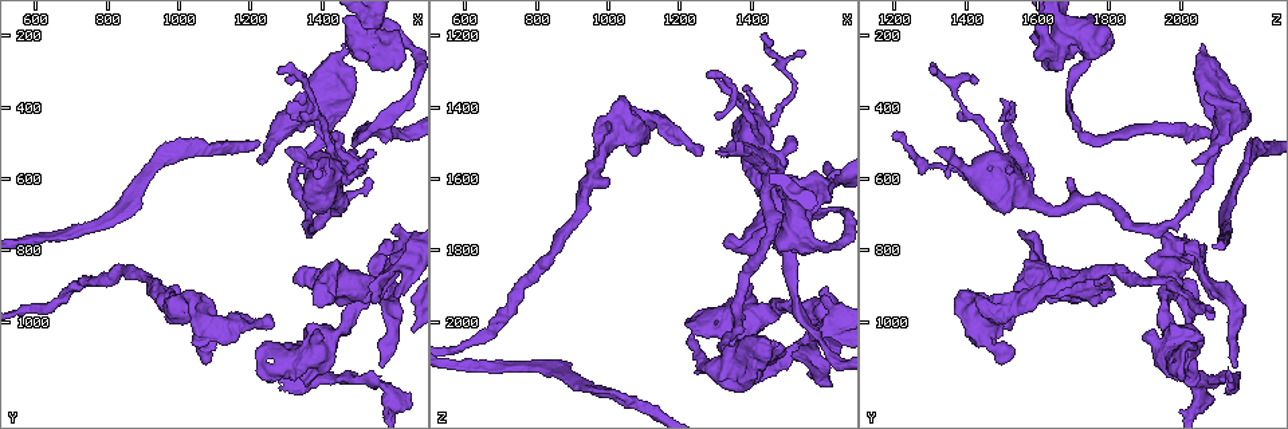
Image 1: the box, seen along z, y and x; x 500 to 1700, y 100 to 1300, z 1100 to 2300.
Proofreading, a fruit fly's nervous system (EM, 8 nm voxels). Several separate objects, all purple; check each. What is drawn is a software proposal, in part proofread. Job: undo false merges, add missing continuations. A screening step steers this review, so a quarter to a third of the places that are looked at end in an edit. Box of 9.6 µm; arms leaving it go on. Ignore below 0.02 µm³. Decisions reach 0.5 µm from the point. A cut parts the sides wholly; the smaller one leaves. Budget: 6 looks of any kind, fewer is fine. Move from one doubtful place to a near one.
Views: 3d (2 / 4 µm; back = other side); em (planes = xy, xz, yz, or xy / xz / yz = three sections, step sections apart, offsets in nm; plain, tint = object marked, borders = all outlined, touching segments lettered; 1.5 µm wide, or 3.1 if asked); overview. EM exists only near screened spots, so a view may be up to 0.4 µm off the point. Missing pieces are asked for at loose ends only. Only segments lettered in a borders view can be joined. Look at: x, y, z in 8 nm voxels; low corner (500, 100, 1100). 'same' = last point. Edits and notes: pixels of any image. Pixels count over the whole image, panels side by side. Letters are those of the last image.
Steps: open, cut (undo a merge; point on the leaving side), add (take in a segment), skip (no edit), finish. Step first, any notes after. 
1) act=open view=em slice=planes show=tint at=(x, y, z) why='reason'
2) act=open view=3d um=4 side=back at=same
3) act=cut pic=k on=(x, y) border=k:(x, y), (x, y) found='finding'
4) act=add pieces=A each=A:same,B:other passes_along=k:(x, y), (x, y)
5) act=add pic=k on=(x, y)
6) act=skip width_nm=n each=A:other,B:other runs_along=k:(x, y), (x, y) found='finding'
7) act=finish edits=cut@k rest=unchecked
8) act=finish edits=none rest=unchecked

act=open view=em slice=planes show=tint at=(670, 930, 2020) why='a narrow waist'

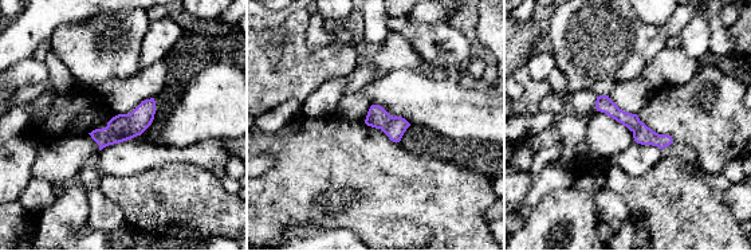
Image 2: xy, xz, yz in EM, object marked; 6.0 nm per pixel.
act=open view=em slice=planes show=borders at=same

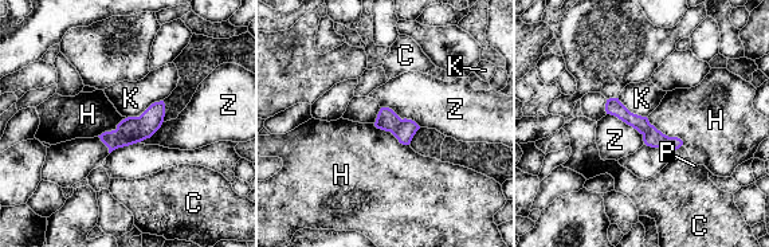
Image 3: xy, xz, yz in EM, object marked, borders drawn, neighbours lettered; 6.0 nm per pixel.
act=skip width_nm=120 longest_contact=Z:300nm each=C:other,H:other,K:other,P:other,Z:other found='continuous, no second neuron'

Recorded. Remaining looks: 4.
act=open view=3d um=4 side=back at=(1450, 220, 2060) why='an open end'

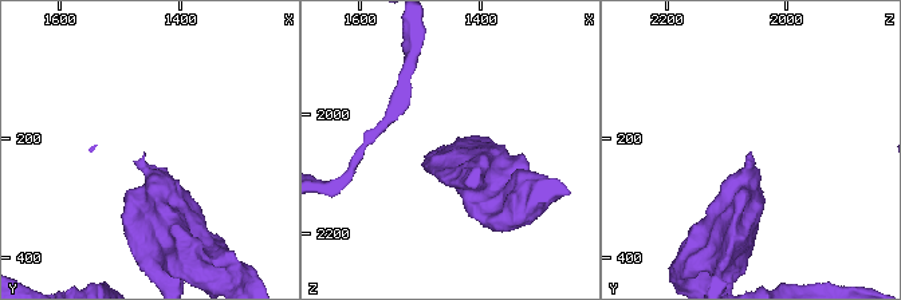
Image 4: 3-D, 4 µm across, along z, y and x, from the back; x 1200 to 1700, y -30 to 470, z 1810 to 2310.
act=open view=em slice=planes show=borders at=(1460, 235, 2065) why='shape alone is not enough'

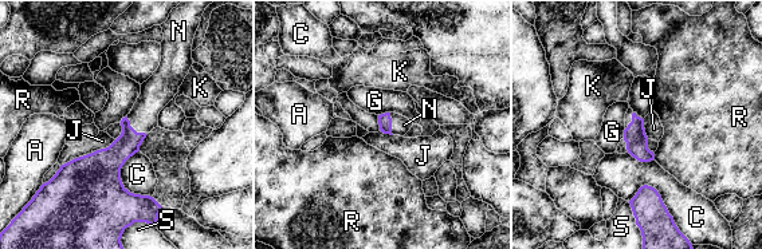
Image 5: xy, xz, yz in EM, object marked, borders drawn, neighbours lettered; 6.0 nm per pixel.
act=add pieces=N each=A:other,C:other,G:other,J:other,K:other,N:same,R:other,S:other passes_along=5:(109, 161), (133, 129), (156, 94) found='the neuron continues'

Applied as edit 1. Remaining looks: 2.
act=open view=overview why='see it whole again'

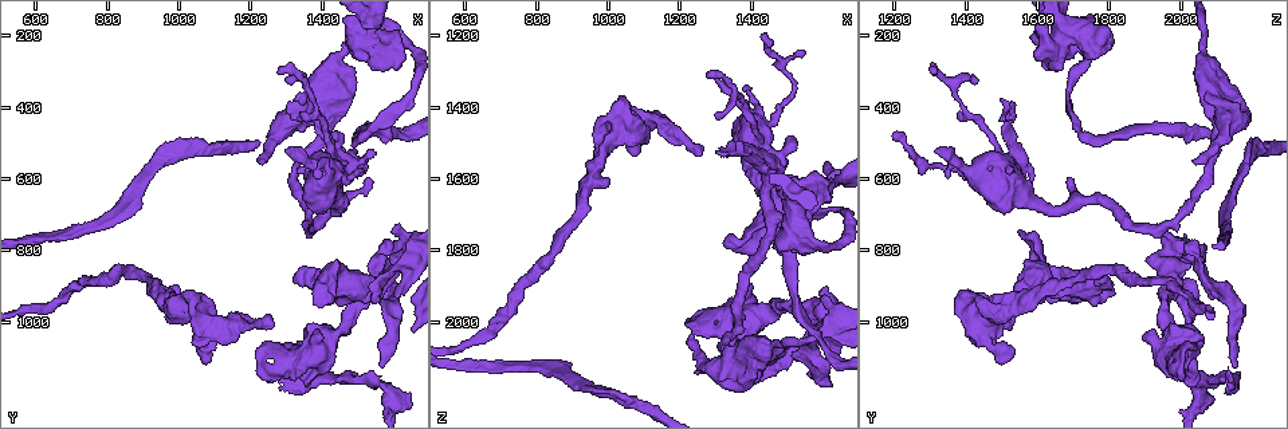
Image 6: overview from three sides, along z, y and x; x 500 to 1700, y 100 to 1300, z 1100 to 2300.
act=open view=em slice=planes show=borders at=(1380, 950, 1550) why='an open end'

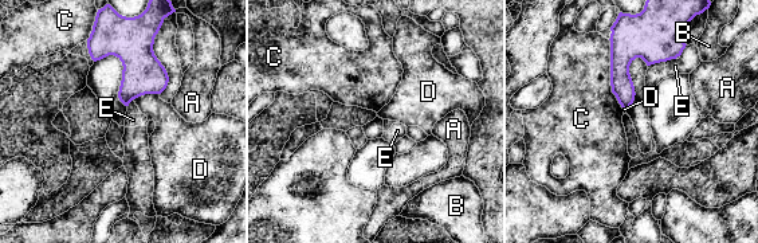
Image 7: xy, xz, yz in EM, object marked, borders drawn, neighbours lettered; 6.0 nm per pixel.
act=skip longest_contact=C:440nm each=A:other,B:other,C:other,D:other,E:other border=7:(608, 39), (611, 91), (623, 109) found='none of them fits'

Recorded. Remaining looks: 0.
act=finish edits=add@5 rest=unchecked

